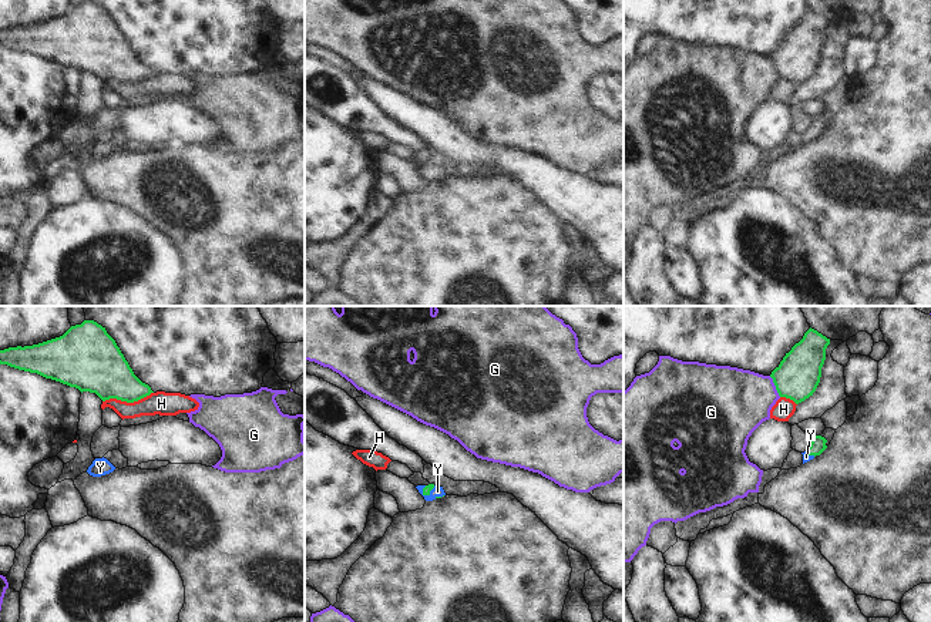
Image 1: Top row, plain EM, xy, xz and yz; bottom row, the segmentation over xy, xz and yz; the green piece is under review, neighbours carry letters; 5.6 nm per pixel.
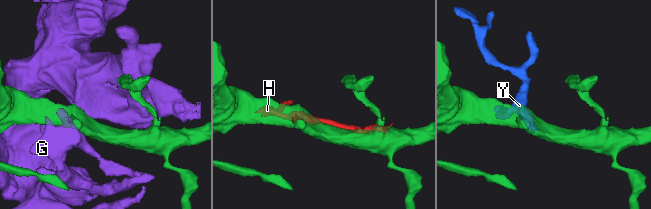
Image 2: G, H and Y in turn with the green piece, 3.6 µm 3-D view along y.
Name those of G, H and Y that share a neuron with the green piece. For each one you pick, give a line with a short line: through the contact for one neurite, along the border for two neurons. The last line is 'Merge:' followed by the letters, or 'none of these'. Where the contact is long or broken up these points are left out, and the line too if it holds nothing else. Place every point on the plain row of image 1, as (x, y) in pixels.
Y: line xz (426, 172), (429, 174), (437, 172)
Merge: Y

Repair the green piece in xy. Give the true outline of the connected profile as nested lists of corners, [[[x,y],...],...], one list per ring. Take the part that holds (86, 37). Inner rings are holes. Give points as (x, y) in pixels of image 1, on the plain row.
[[[94,1],[38,26],[0,31],[0,46],[95,74],[102,83],[134,84],[154,74],[134,56],[105,9]]]

